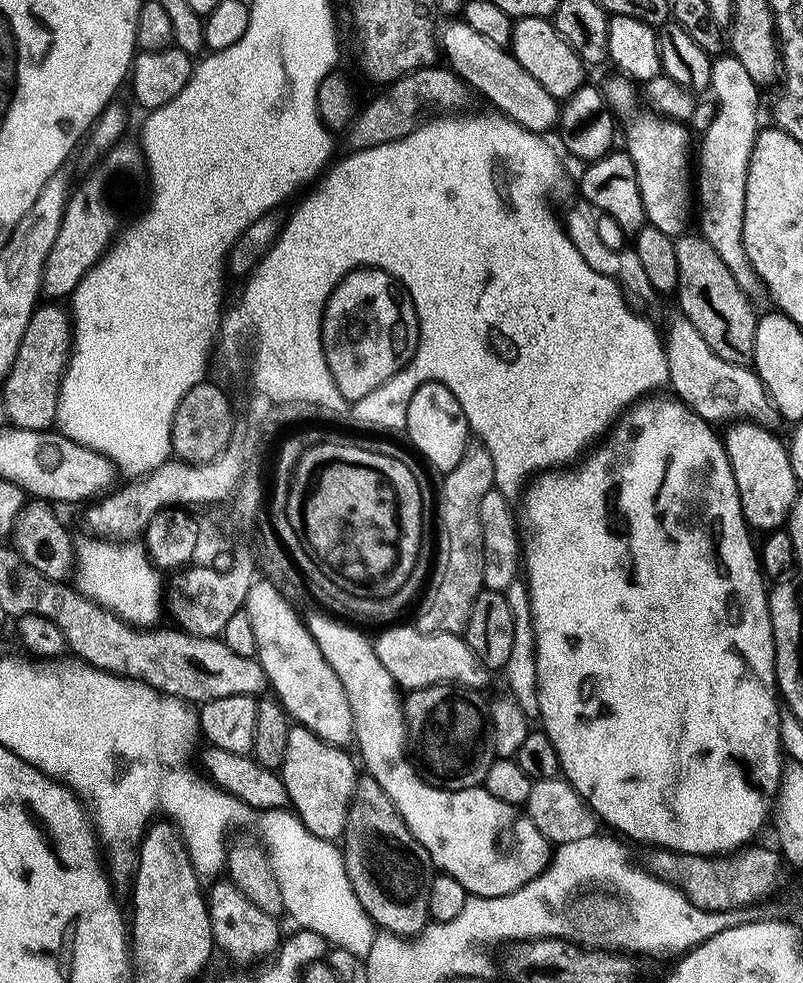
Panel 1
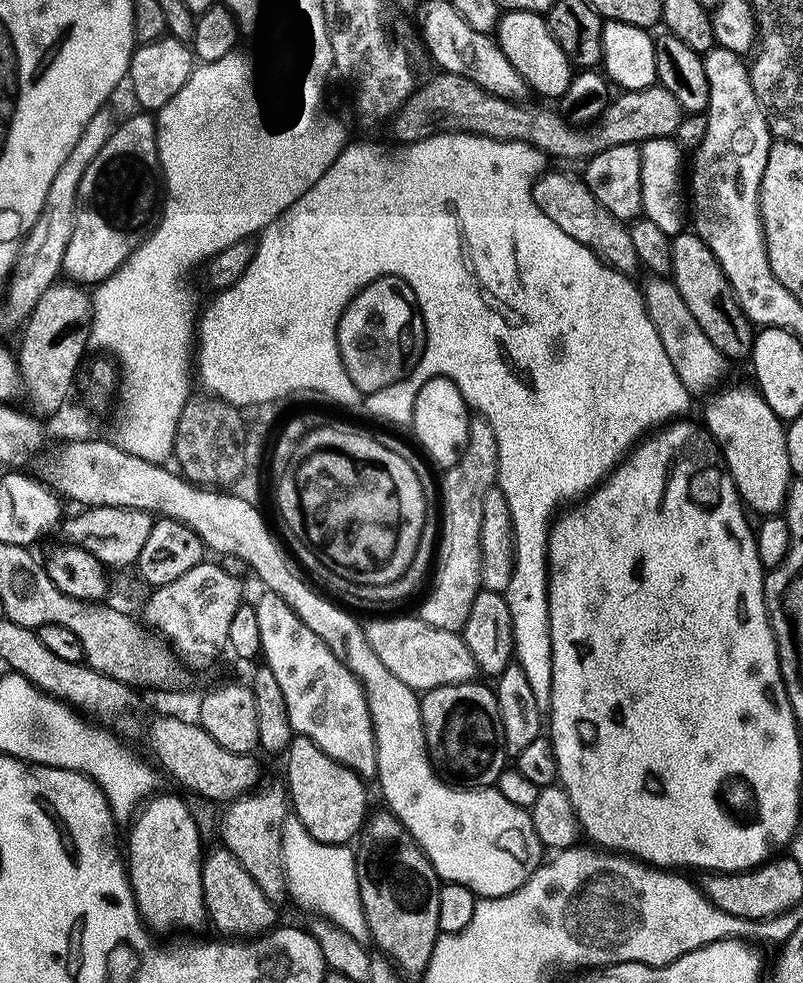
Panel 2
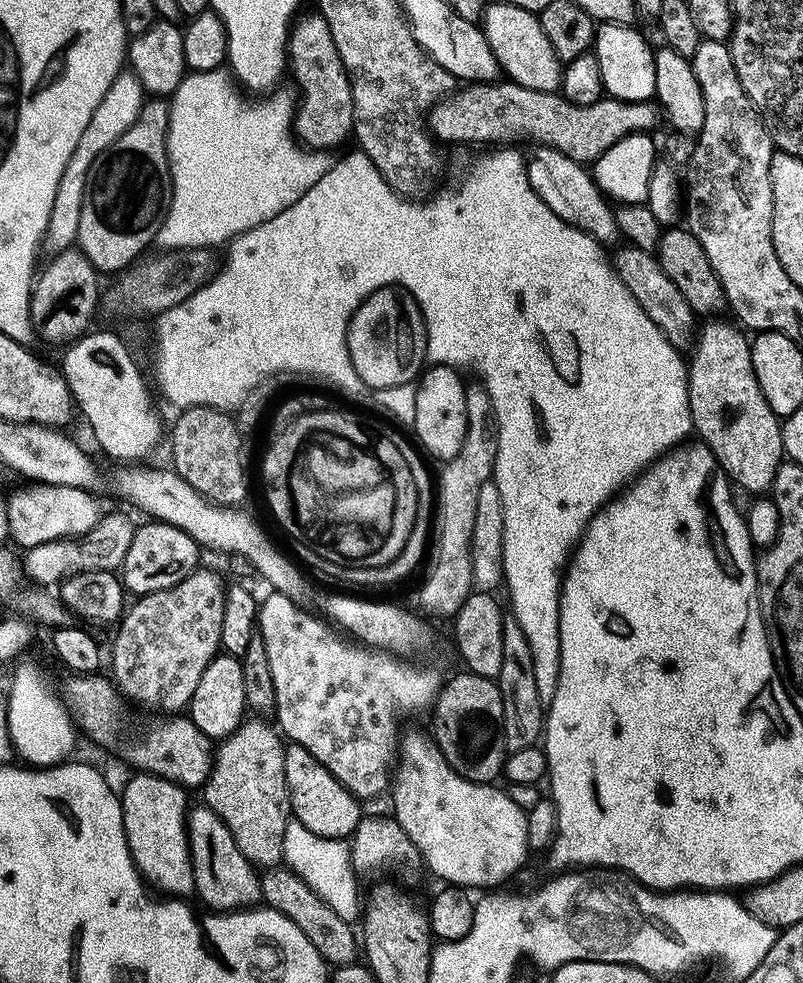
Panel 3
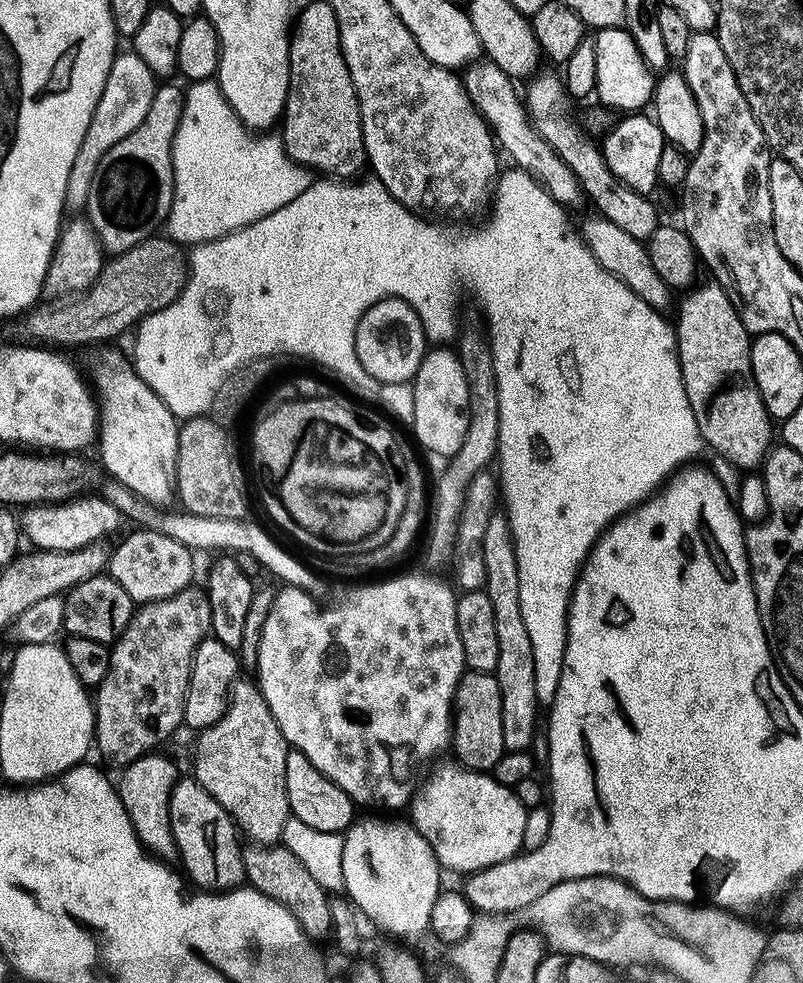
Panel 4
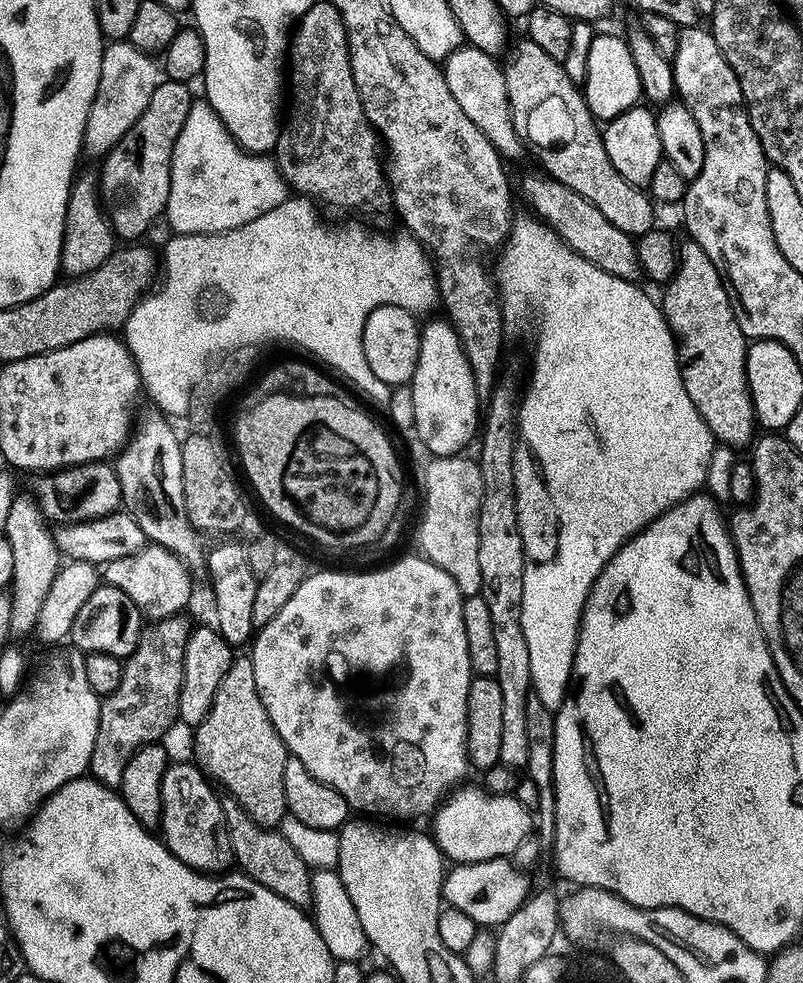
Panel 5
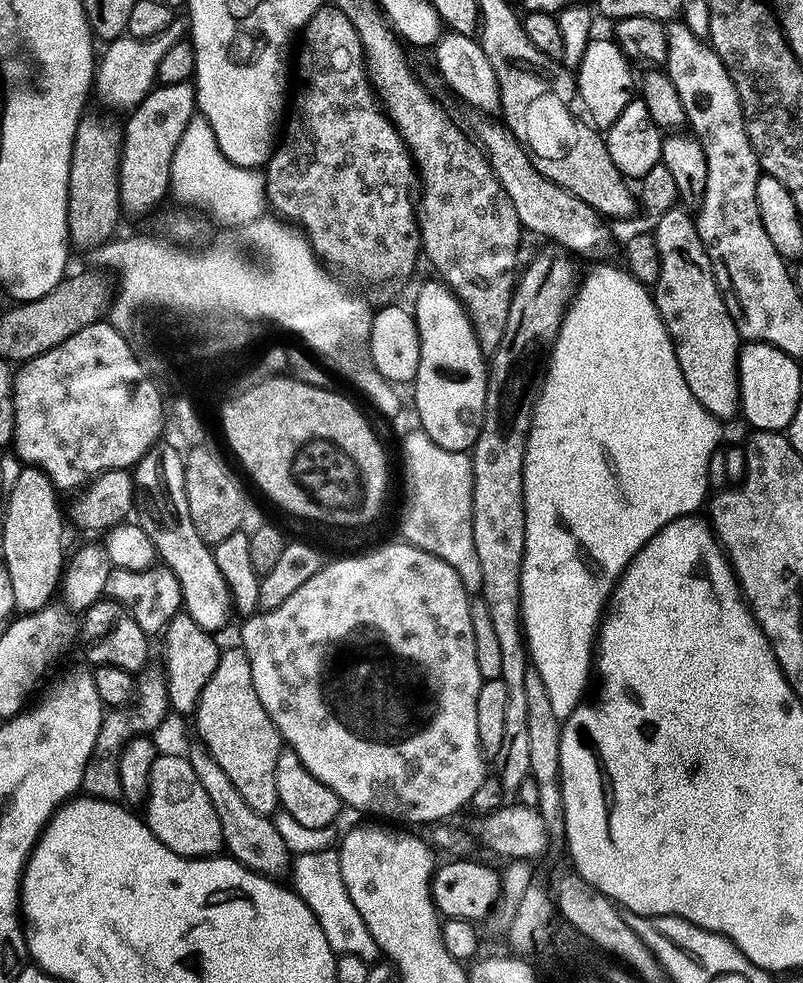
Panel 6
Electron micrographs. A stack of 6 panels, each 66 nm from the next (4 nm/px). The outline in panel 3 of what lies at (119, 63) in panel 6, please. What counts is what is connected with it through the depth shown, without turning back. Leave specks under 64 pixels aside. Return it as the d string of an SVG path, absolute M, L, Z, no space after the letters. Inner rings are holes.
M121 70L110 82L110 90L106 90L106 95L102 97L102 102L98 102L98 107L94 114L90 114L90 122L86 122L86 130L82 130L82 138L78 138L78 146L74 146L74 154L70 154L70 162L66 162L66 170L62 170L62 178L58 178L58 191L54 194L54 206L50 206L50 222L48 223L47 235L51 236L68 236L74 238L78 234L78 218L82 218L82 198L86 194L86 182L90 174L90 166L98 162L98 158L138 118L142 110L146 93L144 84L139 76L131 70Z

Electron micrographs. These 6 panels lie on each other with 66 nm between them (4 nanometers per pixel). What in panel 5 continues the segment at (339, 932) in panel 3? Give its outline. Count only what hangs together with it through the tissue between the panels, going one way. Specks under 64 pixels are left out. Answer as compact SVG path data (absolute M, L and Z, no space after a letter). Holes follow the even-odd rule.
M233 796L223 797L222 810L226 814L226 830L230 834L235 867L254 882L266 886L266 890L274 890L278 898L286 898L286 902L307 909L312 902L312 872L298 850L286 842L283 832L276 828L263 828L254 822L252 815Z

